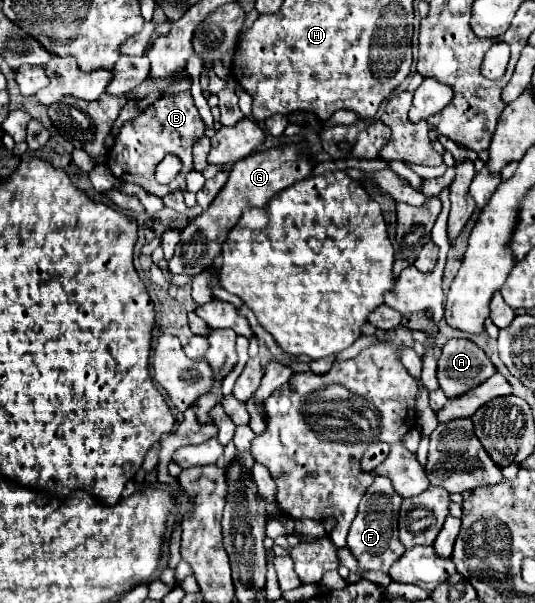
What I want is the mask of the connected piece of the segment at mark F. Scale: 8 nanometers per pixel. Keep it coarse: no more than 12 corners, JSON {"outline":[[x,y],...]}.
{"outline":[[376,476],[348,532],[358,572],[388,572],[404,498]]}

